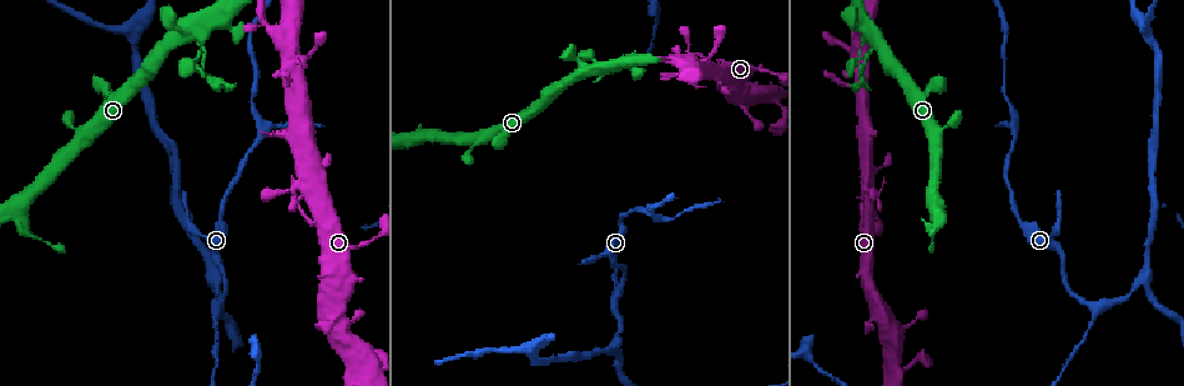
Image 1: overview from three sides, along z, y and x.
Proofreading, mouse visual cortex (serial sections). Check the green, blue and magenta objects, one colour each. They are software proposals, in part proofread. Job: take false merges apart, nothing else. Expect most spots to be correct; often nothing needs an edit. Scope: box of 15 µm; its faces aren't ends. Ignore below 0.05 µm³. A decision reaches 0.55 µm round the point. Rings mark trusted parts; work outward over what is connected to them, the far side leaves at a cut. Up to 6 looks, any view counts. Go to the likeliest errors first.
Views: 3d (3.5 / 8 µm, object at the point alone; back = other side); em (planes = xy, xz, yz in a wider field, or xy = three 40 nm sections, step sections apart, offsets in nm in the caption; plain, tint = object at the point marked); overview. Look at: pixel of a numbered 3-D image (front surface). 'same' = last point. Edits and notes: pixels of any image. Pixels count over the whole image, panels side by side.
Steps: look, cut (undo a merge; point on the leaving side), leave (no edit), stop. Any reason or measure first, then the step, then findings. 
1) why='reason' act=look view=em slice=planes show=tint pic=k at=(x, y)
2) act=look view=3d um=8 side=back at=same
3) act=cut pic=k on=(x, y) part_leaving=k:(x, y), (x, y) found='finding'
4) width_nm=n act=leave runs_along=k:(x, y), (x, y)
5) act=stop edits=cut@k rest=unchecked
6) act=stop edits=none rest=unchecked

why='calibre changes' act=look view=3d um=3.5 pic=1 at=(199, 57)

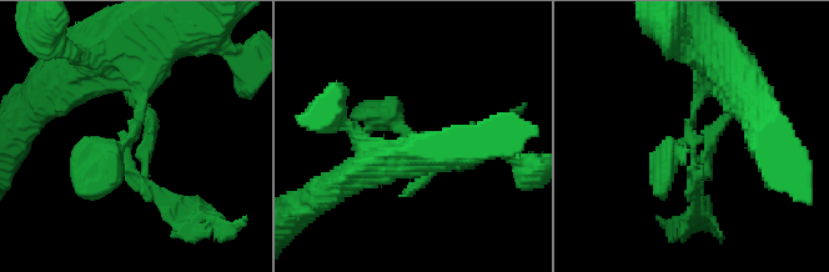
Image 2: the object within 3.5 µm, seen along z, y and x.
act=look view=em slice=xy step=3 show=tint pic=2 at=(133, 138)

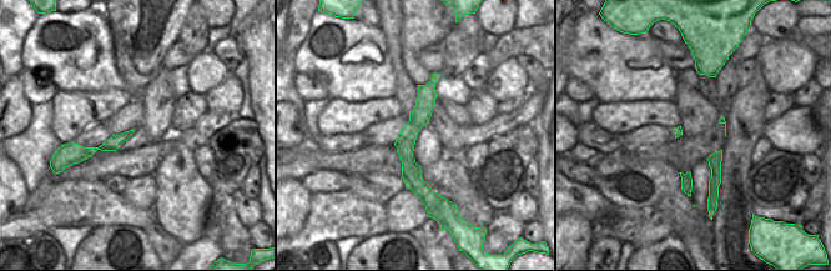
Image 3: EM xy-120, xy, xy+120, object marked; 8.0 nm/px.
act=cut pic=2 on=(152, 194) part_leaving=2:(129, 160), (179, 213), (214, 217) found='a second cell is stuck on'

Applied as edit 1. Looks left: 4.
why='redraw' act=look view=overview

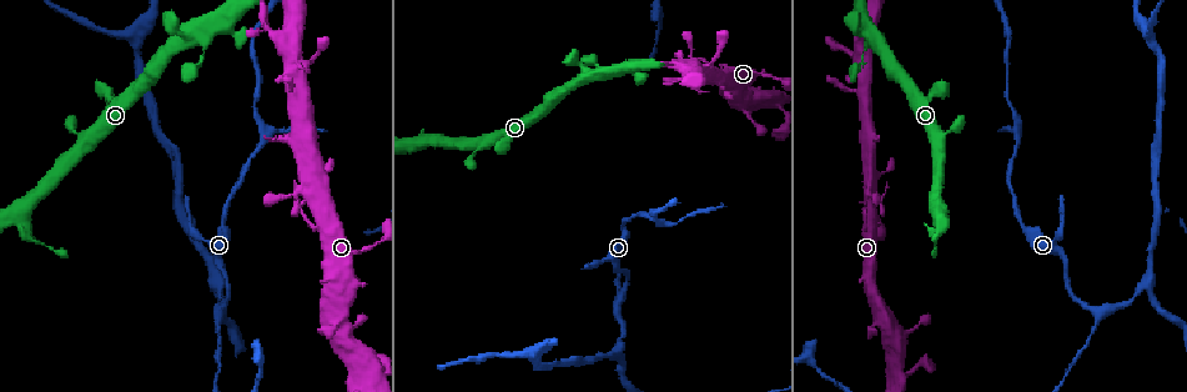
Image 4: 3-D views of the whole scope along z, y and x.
why='sharp bend' act=look view=3d um=8 pic=4 at=(1145, 285)

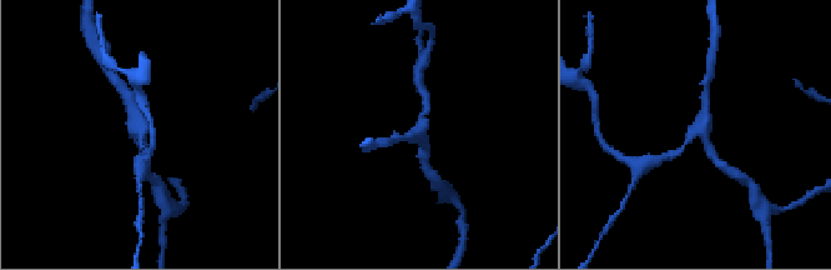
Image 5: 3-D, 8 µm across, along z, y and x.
why='closer look' act=look view=3d um=3.5 pic=5 at=(137, 130)

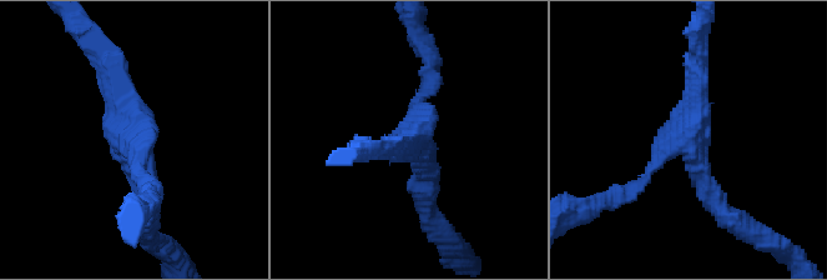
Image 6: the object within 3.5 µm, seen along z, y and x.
arms=3 arm_widths_nm=150,250,300 why='shape alone is not enough' act=look view=em slice=xy step=1 show=tint pic=6 at=(134, 137)

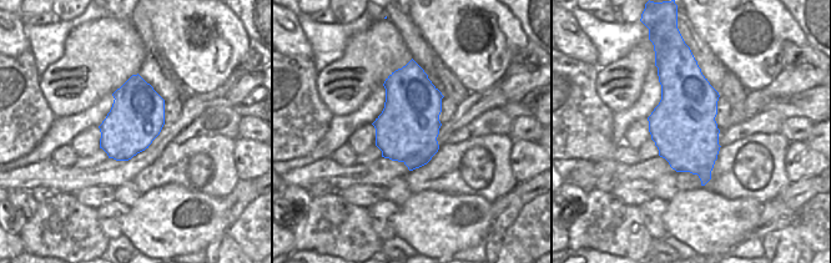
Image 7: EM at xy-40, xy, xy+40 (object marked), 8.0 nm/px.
act=leave runs_along=6:(630, 194), (694, 124), (696, 63) found='continuous, no second cell'

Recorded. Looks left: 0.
act=stop edits=cut@2 rest=unchecked

